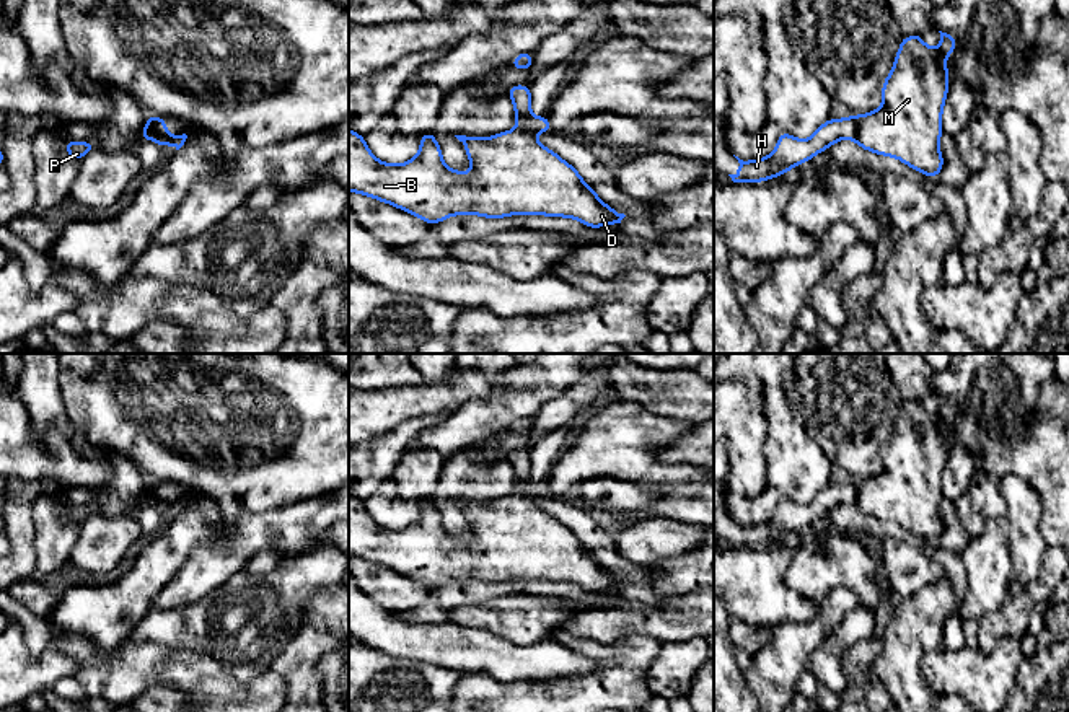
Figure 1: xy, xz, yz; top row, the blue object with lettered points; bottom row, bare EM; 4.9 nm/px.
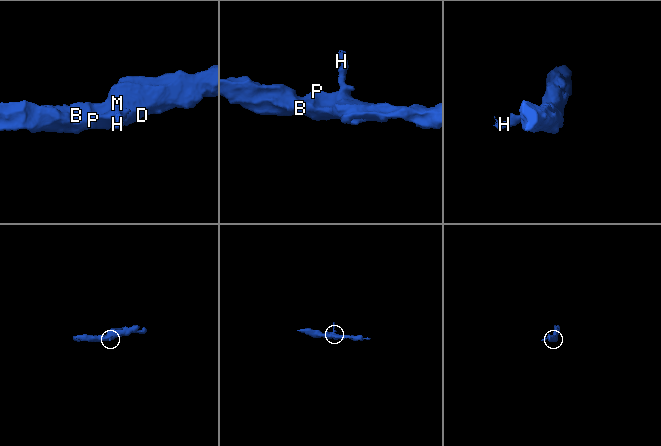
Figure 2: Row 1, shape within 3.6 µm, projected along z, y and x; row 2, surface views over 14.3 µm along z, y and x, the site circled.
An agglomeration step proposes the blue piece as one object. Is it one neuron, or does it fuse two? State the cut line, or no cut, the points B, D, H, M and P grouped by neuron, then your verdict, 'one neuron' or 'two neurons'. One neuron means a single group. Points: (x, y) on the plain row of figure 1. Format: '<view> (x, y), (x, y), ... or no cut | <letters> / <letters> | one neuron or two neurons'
xy (153, 483), (152, 494), (163, 510) | B D M P / H | two neurons

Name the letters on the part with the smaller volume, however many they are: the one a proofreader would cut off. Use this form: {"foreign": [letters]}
{"foreign": ["H"]}

